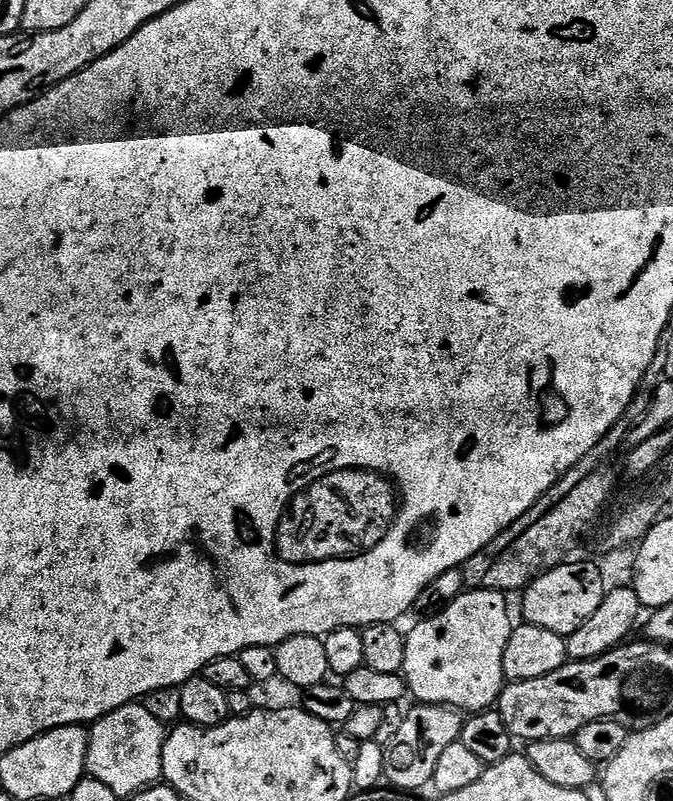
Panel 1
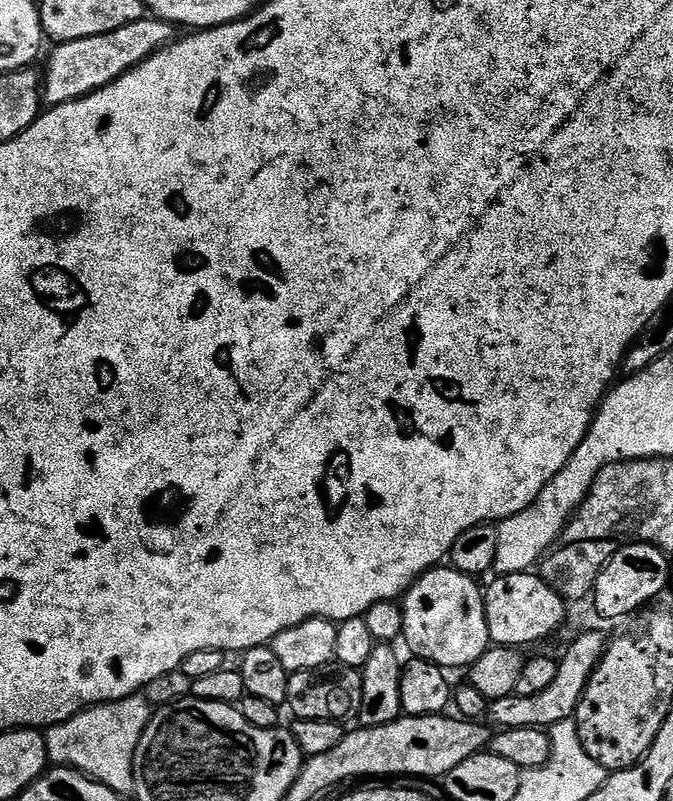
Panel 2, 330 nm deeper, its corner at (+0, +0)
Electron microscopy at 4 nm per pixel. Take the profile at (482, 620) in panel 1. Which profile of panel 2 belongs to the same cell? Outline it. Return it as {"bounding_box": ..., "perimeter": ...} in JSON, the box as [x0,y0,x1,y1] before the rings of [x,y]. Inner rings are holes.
{"bounding_box":[402,566,490,670],"perimeter":[[[437,566],[425,572],[404,593],[402,640],[408,643],[415,659],[436,664],[445,670],[464,670],[478,662],[478,658],[488,651],[490,641],[484,613],[484,592],[476,584],[479,583],[473,577],[462,574],[457,568]]]}

